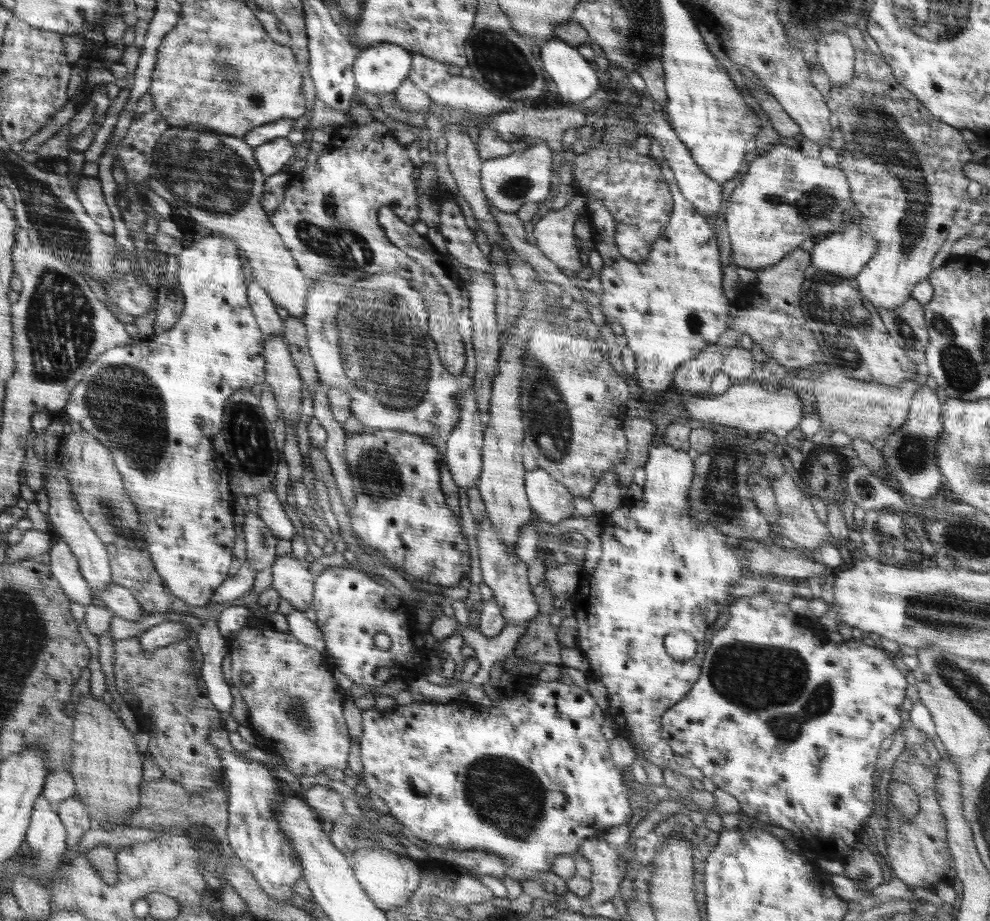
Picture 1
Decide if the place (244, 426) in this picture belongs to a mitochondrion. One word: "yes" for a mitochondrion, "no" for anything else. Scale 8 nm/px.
yes

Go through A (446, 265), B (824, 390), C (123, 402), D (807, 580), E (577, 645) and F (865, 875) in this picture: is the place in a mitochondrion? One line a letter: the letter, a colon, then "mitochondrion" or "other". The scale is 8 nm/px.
A: other
B: other
C: mitochondrion
D: other
E: other
F: mitochondrion

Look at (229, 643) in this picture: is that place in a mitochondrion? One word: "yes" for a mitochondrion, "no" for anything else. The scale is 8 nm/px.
no

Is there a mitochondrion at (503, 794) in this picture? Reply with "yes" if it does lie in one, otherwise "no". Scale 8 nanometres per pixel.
yes

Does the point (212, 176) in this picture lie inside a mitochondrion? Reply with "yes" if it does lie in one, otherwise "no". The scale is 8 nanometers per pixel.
yes

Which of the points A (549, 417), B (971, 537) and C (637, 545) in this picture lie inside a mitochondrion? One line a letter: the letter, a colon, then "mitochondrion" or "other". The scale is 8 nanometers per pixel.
A: mitochondrion
B: mitochondrion
C: other

